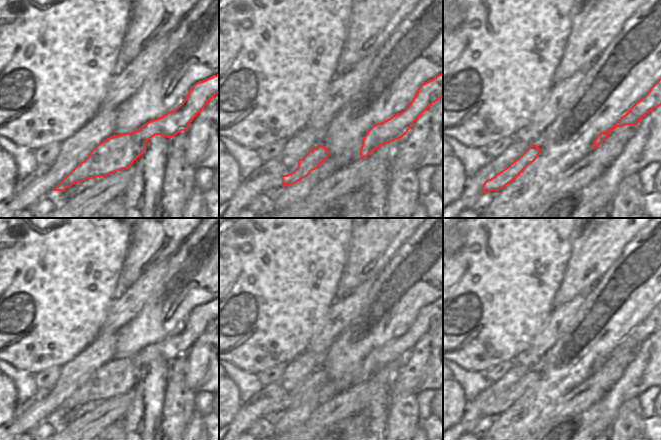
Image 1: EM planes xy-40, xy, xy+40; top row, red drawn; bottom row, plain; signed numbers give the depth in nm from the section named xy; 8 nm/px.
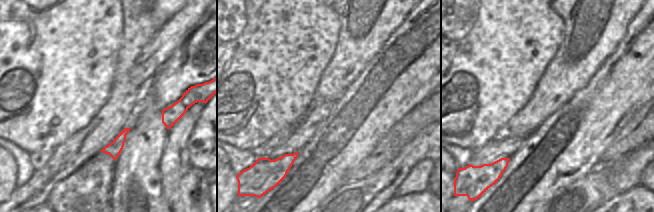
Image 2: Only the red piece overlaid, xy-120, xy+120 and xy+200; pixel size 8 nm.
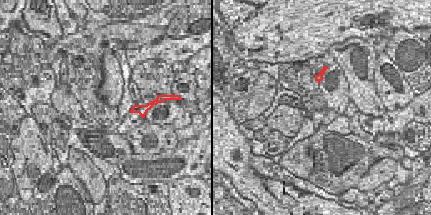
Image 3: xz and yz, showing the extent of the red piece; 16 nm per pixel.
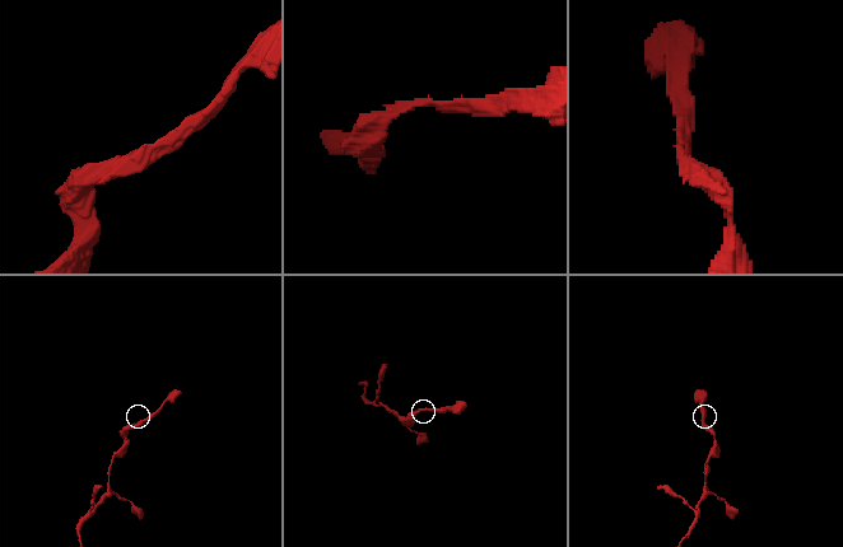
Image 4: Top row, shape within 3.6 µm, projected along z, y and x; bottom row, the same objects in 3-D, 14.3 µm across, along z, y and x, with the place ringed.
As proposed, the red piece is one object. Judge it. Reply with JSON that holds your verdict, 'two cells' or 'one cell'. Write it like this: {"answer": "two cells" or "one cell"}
{"answer": "one cell"}

